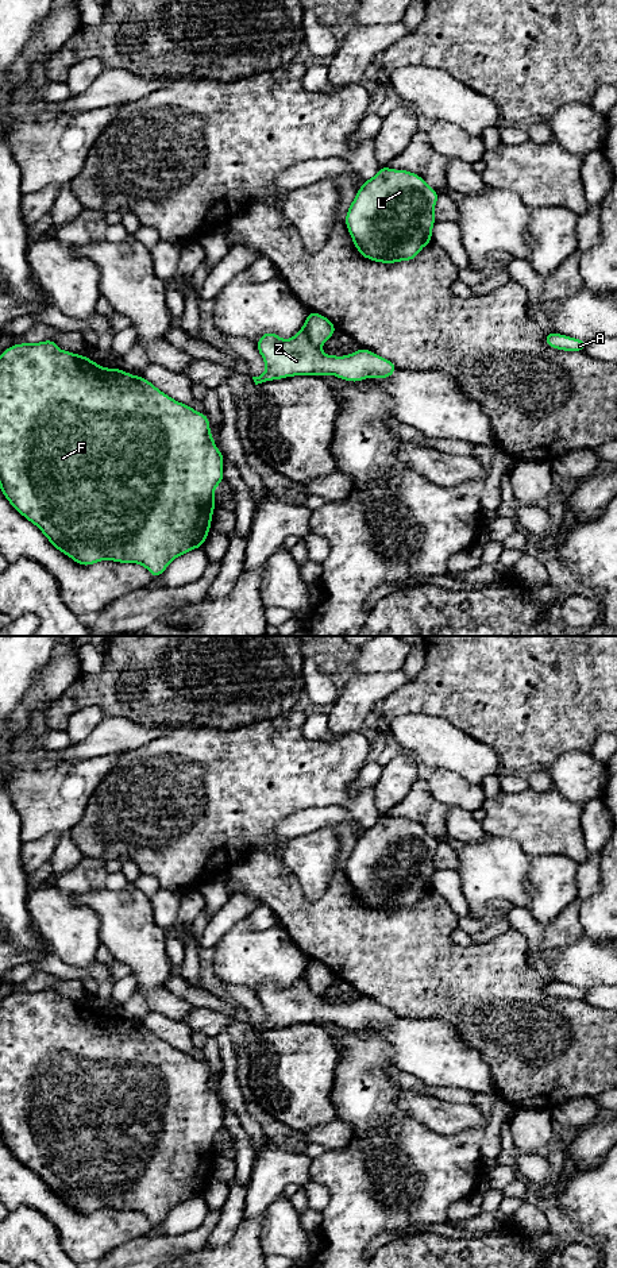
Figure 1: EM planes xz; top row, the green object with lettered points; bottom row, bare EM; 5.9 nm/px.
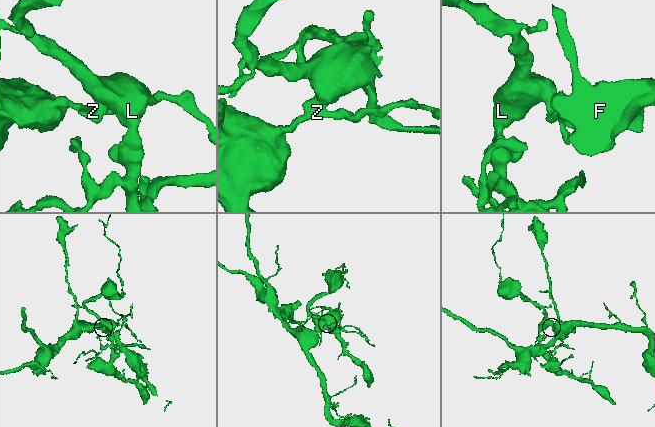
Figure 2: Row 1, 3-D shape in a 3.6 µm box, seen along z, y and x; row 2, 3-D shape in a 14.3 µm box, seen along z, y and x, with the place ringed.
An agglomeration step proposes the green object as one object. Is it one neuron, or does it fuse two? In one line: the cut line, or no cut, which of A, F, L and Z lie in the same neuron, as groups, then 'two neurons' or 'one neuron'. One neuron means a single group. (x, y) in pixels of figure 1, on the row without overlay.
cut in xz along (305, 971), (308, 987), (319, 995); A F Z / L; two neurons

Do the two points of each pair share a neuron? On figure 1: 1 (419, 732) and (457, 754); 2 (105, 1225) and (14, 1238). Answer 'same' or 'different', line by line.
1: same
2: different

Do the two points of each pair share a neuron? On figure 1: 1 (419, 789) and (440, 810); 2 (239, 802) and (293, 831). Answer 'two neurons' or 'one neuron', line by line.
1: one neuron
2: two neurons

